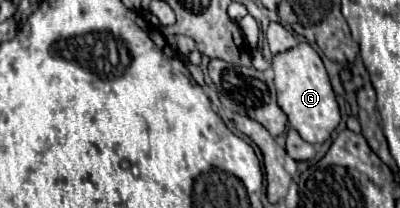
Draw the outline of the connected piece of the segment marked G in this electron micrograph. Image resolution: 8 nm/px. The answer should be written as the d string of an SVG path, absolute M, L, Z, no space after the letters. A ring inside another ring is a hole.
M298 43L298 47L292 47L288 53L274 55L272 69L278 91L278 105L288 115L290 125L304 141L312 145L324 143L340 123L340 109L320 55L308 43Z

